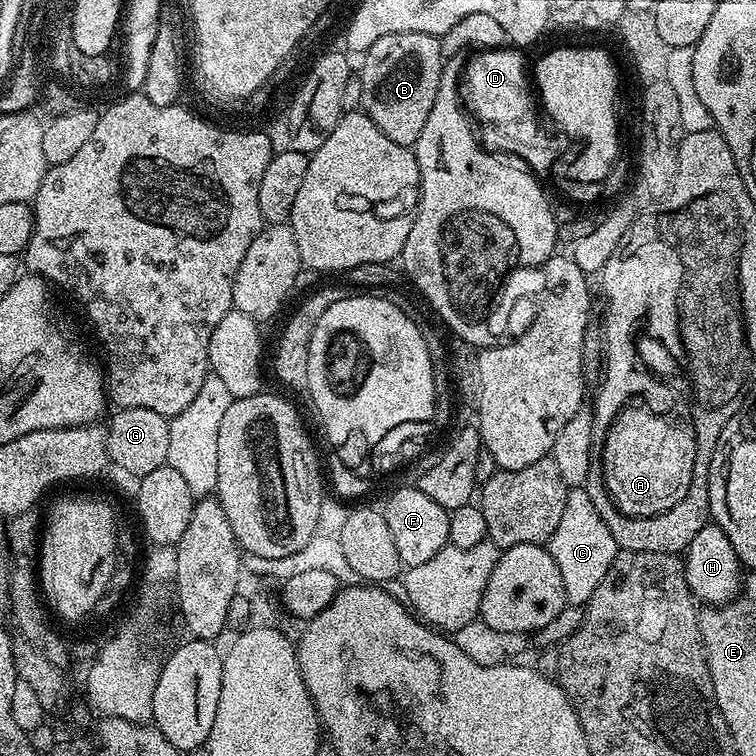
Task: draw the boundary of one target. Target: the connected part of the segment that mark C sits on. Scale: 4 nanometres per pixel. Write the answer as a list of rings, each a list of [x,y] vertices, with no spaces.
[[[573,488],[569,491],[566,509],[549,540],[548,549],[562,574],[565,601],[569,605],[585,605],[608,573],[618,549],[613,534],[607,529],[598,510],[591,505],[584,488]]]

